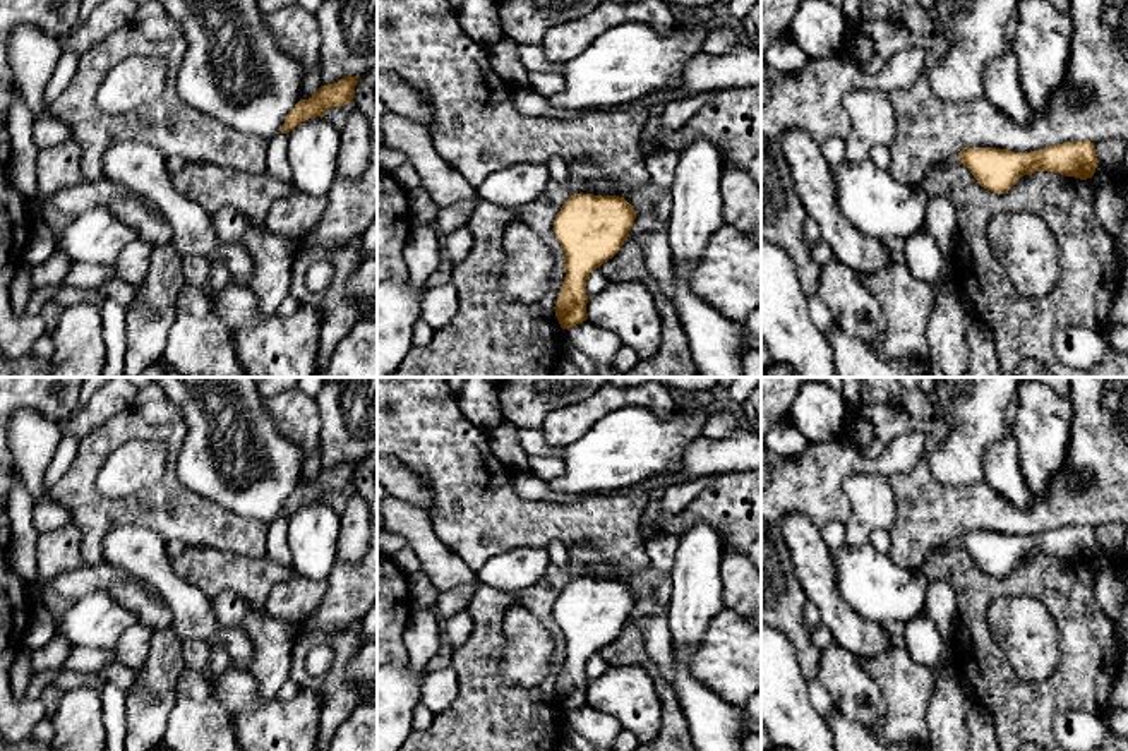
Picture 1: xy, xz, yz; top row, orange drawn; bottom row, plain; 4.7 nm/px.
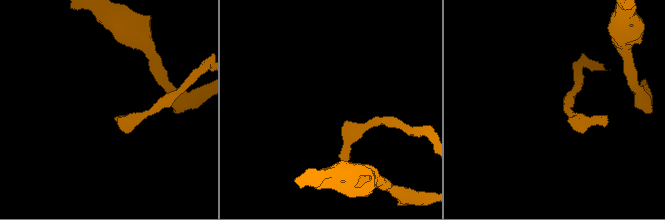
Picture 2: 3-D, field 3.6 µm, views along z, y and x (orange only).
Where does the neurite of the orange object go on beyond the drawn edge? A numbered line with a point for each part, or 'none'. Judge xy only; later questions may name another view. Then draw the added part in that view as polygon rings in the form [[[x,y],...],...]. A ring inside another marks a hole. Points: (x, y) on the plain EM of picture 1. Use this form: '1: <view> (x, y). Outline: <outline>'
none

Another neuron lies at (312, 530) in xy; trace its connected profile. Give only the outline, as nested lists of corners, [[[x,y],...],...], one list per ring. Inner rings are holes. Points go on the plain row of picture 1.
[[[315,501],[288,516],[288,547],[291,569],[309,580],[326,581],[338,561],[338,532],[341,516]]]

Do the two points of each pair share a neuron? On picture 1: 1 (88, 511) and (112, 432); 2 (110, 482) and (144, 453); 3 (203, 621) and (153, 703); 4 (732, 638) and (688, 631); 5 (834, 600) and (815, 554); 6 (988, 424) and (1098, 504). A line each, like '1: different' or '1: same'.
1: same
2: same
3: different
4: different
5: same
6: different

